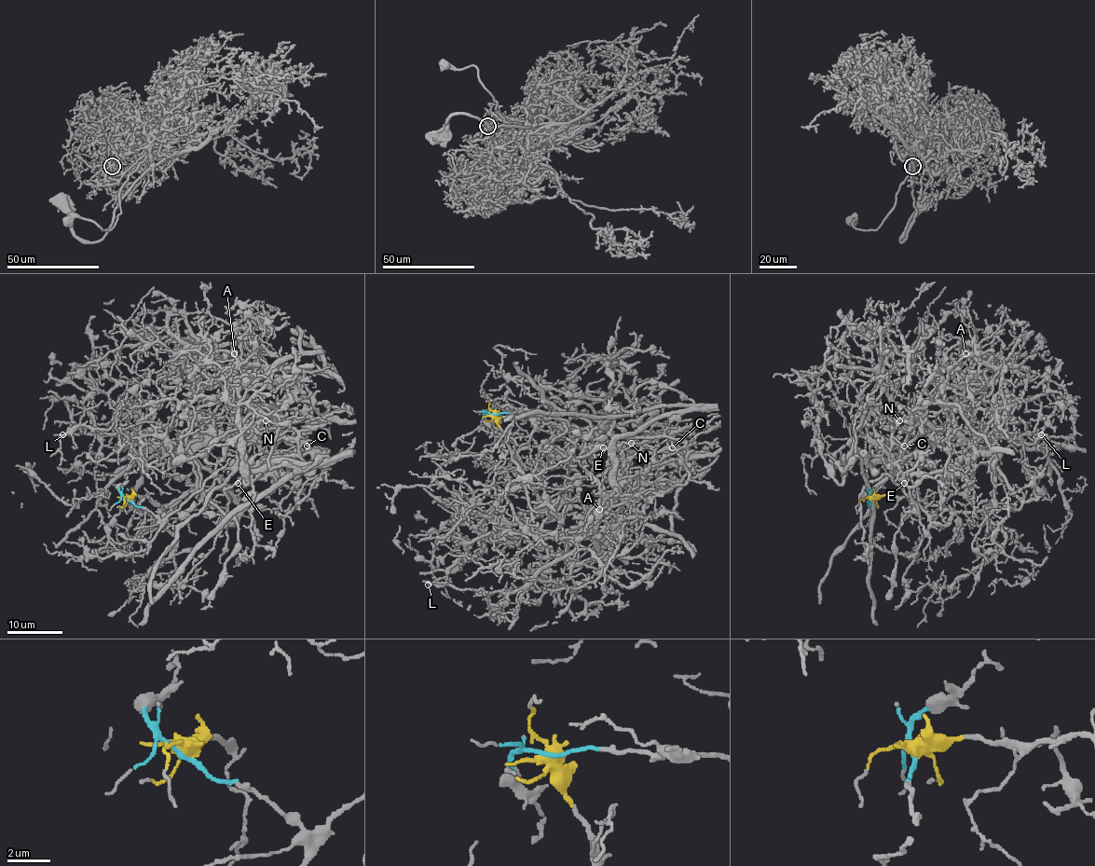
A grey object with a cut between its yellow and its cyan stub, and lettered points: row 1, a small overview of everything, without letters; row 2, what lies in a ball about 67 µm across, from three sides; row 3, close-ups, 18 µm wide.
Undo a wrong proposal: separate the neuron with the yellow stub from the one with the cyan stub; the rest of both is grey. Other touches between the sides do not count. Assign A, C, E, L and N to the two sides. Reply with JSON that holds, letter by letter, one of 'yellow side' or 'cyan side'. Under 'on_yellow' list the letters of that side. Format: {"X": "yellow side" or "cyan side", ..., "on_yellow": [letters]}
{"A": "cyan side", "C": "cyan side", "E": "cyan side", "L": "yellow side", "N": "cyan side", "on_yellow": ["L"]}

